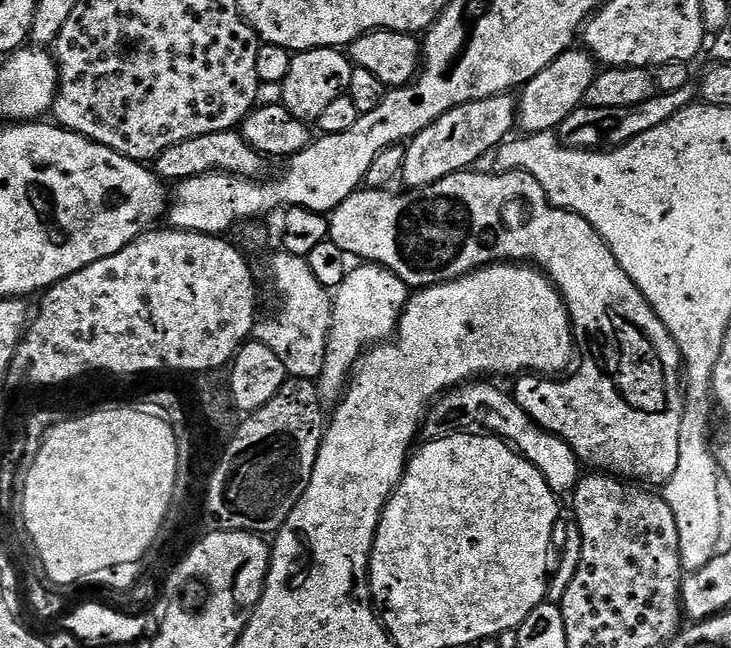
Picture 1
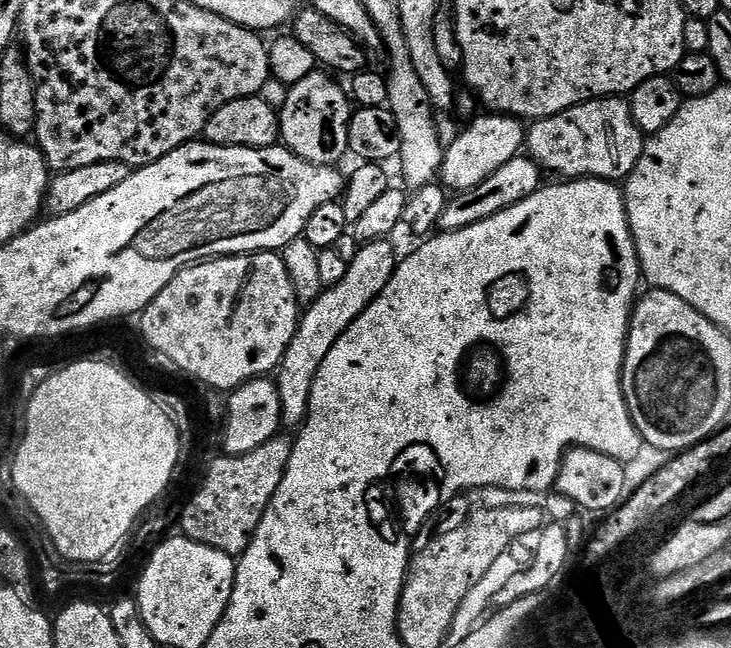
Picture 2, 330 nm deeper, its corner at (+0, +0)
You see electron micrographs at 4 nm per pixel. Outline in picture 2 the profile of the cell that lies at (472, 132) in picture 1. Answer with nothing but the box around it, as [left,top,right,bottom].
[274,240,398,429]

